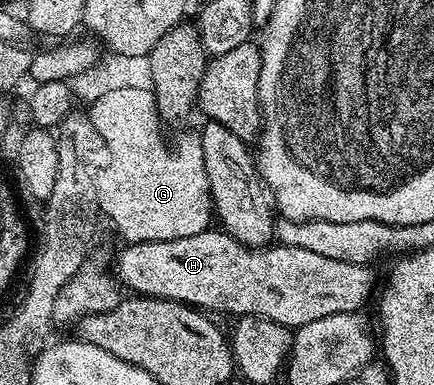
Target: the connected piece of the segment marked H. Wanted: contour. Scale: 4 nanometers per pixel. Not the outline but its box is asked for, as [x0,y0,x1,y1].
[117,227,376,327]

